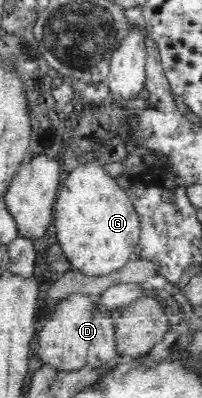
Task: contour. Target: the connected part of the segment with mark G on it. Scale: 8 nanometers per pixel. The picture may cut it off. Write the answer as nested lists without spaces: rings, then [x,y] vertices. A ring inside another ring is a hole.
[[[93,159],[89,163],[79,164],[69,172],[65,182],[59,186],[54,207],[57,241],[61,242],[73,270],[79,269],[88,275],[109,275],[122,269],[134,257],[134,249],[141,235],[139,214],[127,191],[111,173],[107,173],[102,162]]]

